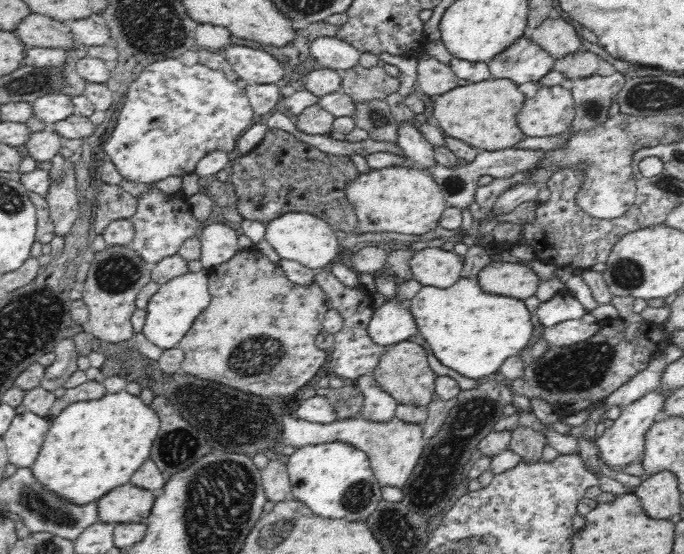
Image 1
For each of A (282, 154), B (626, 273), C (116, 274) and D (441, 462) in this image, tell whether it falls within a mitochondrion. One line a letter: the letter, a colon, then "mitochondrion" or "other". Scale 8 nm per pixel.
A: other
B: mitochondrion
C: mitochondrion
D: mitochondrion

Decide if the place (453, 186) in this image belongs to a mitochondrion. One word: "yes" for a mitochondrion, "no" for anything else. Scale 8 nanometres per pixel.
no

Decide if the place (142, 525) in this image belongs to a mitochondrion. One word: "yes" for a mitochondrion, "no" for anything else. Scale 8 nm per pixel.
no

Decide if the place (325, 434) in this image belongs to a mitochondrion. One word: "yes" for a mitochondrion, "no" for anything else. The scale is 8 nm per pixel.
no

